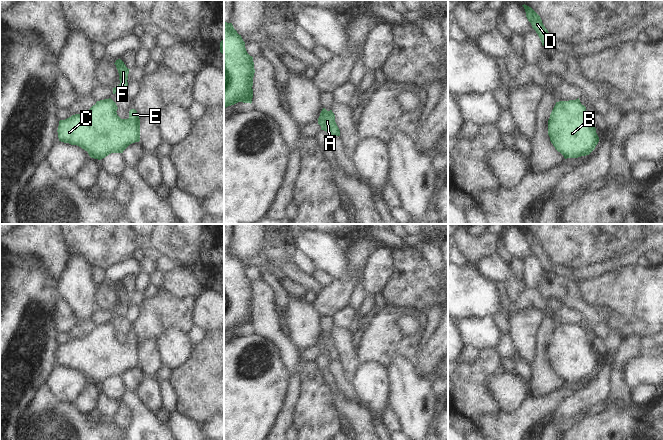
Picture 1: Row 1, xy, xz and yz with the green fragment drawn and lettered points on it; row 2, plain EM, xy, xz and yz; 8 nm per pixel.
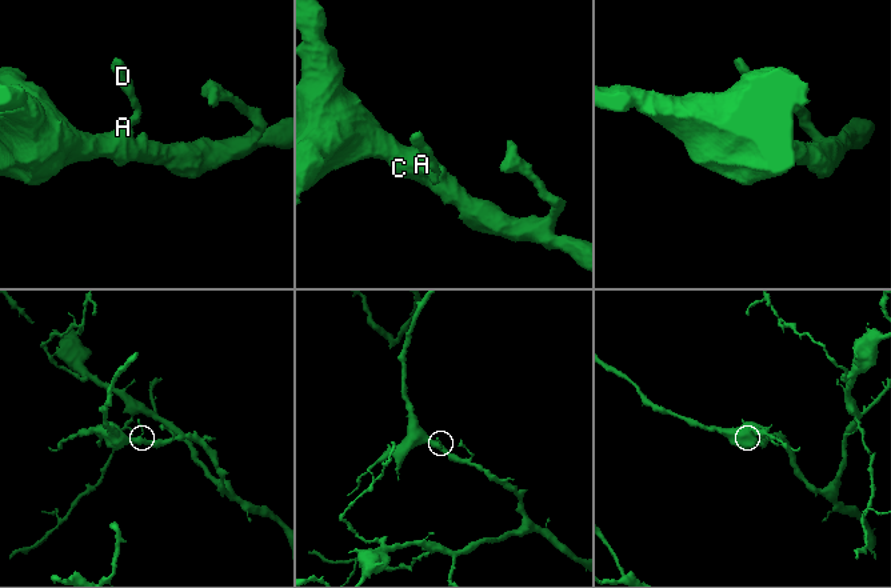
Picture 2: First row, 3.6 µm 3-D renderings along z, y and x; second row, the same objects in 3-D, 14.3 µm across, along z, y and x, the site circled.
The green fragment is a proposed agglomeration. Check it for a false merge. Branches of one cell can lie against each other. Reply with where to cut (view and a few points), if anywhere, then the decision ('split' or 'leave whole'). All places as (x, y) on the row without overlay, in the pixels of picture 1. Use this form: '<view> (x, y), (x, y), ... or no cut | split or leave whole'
no cut | leave whole

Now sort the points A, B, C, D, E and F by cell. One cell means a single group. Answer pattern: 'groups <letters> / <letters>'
groups A B C D E F

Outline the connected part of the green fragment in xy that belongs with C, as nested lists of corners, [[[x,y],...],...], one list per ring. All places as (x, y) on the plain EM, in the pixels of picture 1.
[[[111,323],[97,325],[88,335],[60,344],[59,365],[77,369],[88,376],[89,380],[101,384],[111,377],[123,377],[132,367],[140,365],[140,343],[135,333],[129,335],[128,343],[117,339],[117,329]]]

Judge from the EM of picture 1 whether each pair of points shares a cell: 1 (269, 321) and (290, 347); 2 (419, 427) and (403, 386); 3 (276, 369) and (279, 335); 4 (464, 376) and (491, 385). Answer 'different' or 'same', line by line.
1: same
2: same
3: different
4: different

